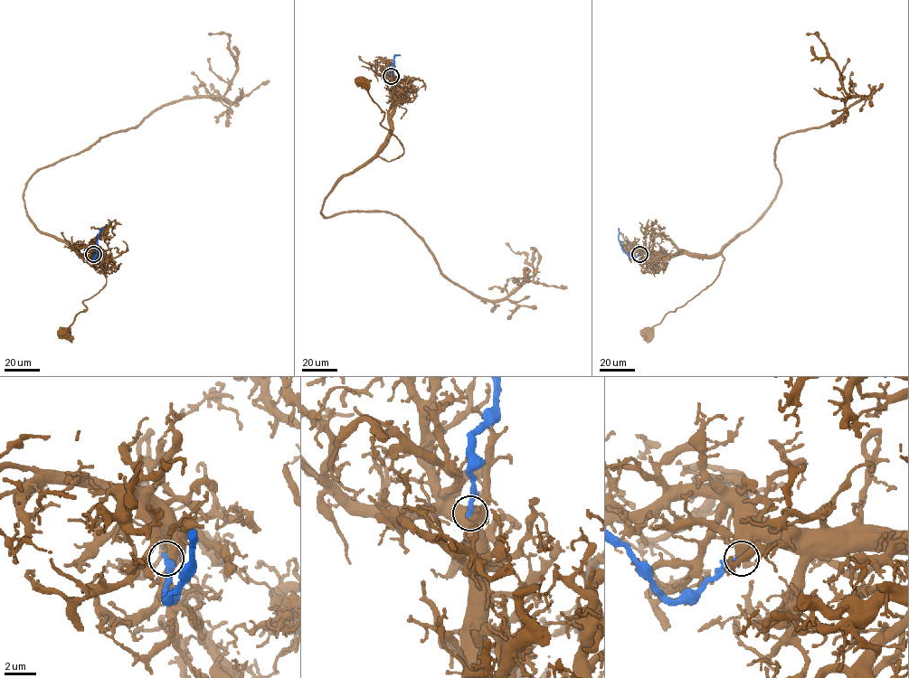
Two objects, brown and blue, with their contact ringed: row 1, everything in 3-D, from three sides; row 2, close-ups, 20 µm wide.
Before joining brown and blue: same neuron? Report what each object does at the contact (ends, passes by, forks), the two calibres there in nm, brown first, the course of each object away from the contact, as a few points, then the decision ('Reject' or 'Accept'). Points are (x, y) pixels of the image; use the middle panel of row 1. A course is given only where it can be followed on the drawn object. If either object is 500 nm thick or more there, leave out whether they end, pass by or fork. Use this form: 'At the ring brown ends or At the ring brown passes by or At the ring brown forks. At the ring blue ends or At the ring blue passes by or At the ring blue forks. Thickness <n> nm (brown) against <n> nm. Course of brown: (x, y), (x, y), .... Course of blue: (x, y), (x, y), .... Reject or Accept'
Thickness 650 nm (brown) against 400 nm. Course of brown: (391, 75), (388, 142), (378, 155), (391, 161), (403, 153), (402, 145), (381, 124), (383, 112), (360, 82). Course of blue: (391, 75), (393, 56), (400, 54). Reject

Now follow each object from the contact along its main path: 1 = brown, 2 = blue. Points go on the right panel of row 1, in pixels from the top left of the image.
1: (639, 254), (719, 253), (724, 258), (720, 272), (711, 284), (682, 306), (669, 311), (648, 335), (646, 334)
2: (639, 254), (631, 258), (624, 250), (618, 228)

